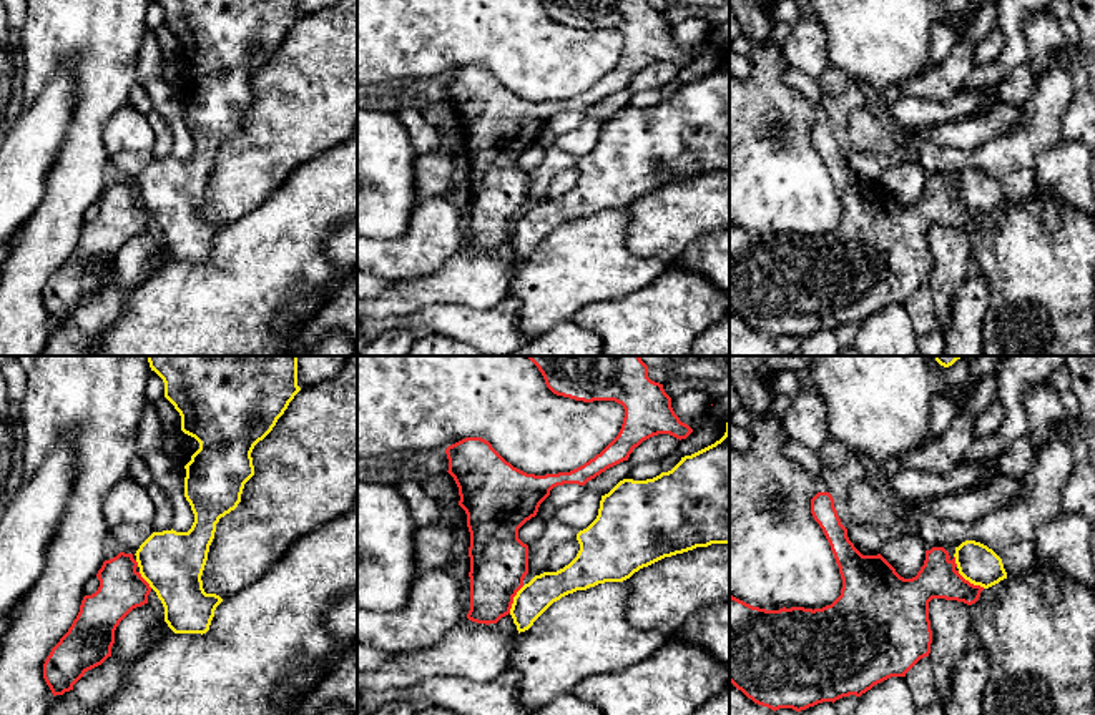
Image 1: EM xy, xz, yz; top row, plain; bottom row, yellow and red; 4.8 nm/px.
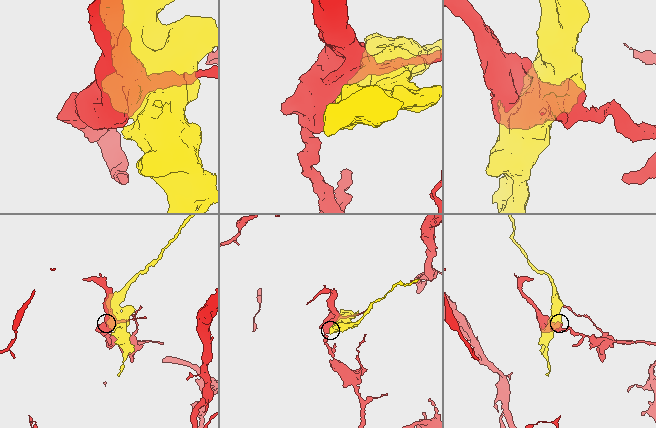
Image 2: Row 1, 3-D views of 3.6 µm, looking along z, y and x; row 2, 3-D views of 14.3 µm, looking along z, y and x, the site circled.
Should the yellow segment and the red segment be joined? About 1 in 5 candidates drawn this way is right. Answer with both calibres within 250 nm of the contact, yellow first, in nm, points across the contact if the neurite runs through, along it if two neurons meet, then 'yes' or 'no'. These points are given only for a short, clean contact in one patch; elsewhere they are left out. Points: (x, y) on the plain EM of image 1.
160/280 nm | along xz (524, 213), (514, 225), (509, 240) | no

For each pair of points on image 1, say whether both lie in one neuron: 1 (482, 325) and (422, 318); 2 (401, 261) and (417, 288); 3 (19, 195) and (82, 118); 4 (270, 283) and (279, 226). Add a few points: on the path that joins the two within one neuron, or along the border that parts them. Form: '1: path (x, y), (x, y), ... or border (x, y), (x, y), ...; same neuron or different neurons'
1: path (467, 325), (437, 320); same neuron
2: border (446, 260), (434, 273), (422, 278), (389, 283); different neurons
3: border (75, 105), (58, 157), (47, 178); different neurons
4: path (270, 270), (270, 251), (276, 240); same neuron

